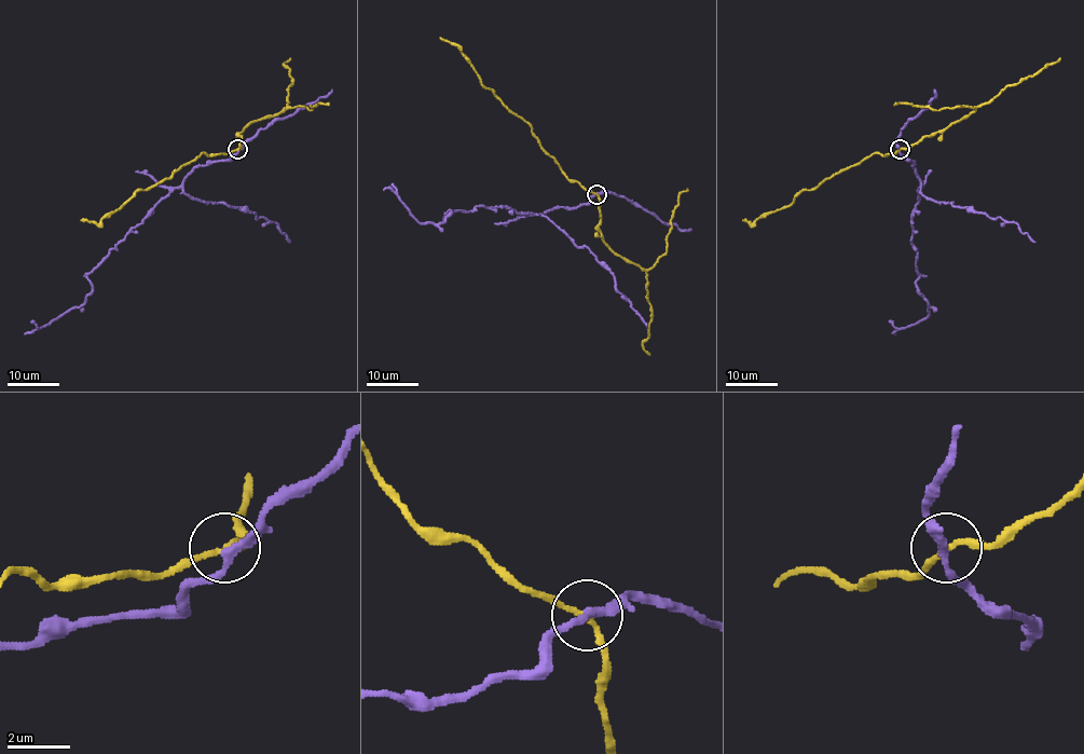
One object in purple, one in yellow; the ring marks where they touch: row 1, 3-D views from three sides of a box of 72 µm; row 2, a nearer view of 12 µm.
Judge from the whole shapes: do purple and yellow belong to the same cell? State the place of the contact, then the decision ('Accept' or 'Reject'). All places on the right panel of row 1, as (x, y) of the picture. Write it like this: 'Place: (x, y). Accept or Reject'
Place: (900, 149). Reject

